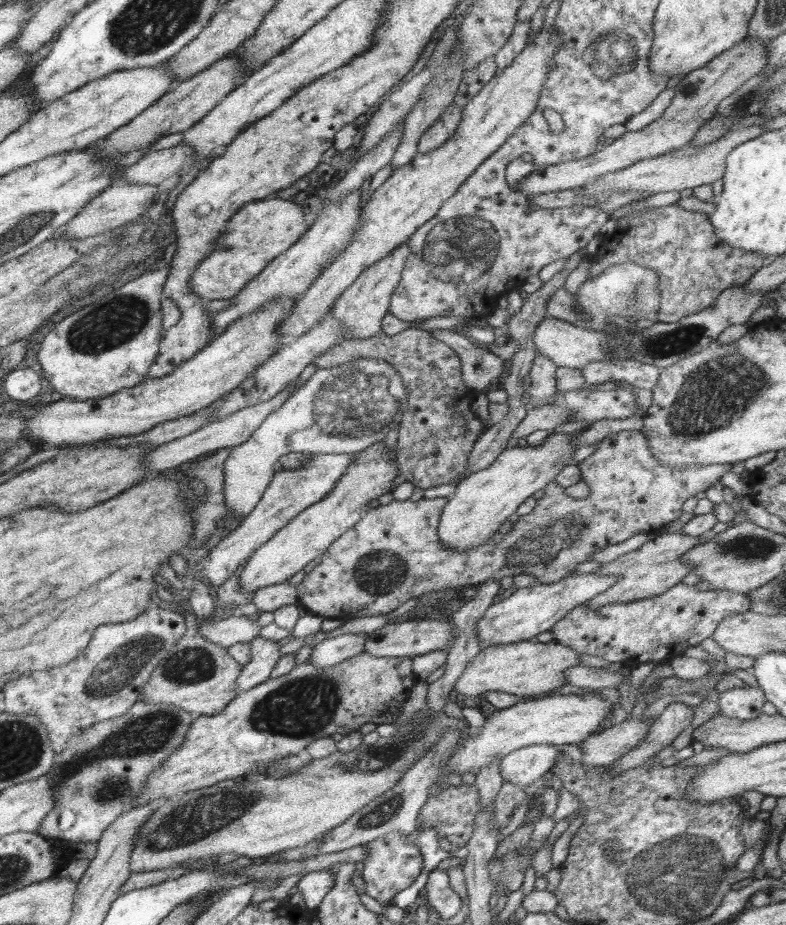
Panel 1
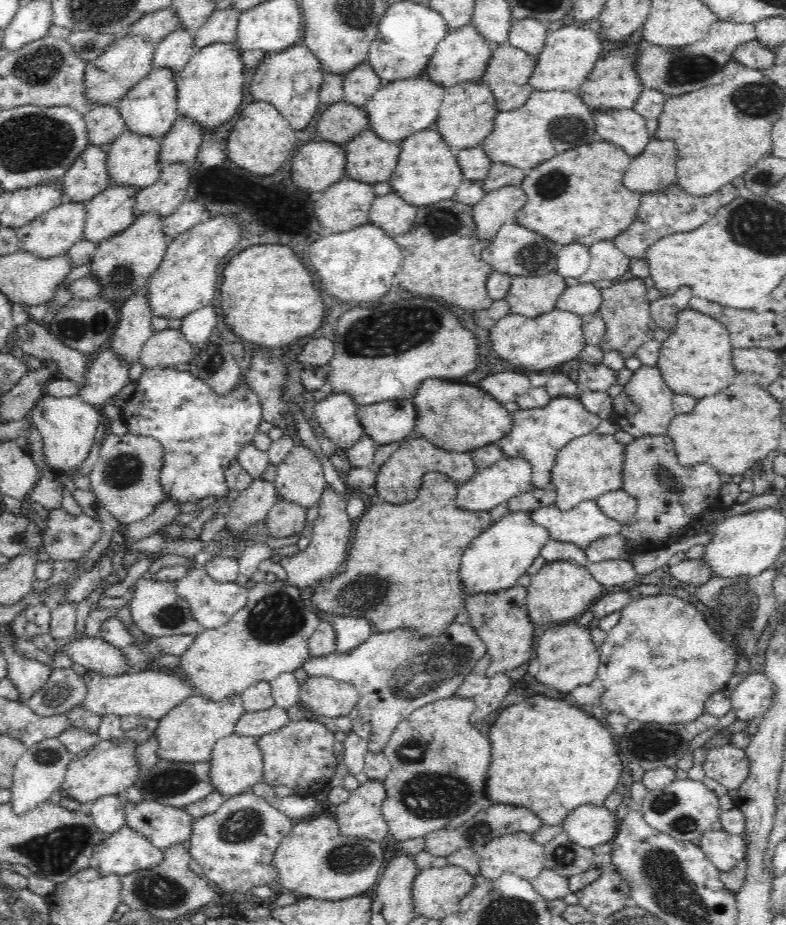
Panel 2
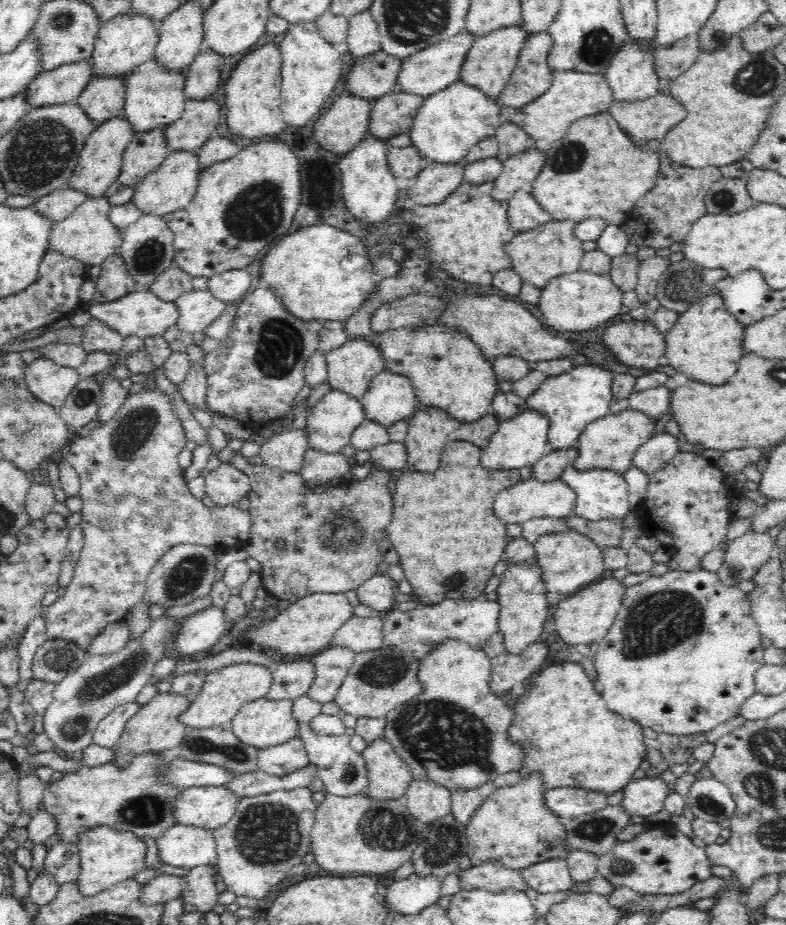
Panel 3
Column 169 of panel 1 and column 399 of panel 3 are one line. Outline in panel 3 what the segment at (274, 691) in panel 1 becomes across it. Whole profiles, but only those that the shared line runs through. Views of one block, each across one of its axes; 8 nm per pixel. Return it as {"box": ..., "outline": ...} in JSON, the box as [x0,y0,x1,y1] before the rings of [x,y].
{"box":[362,736,413,800],"outline":[[[384,736],[374,740],[362,754],[369,778],[367,795],[372,800],[398,800],[404,797],[413,781],[412,773]]]}

